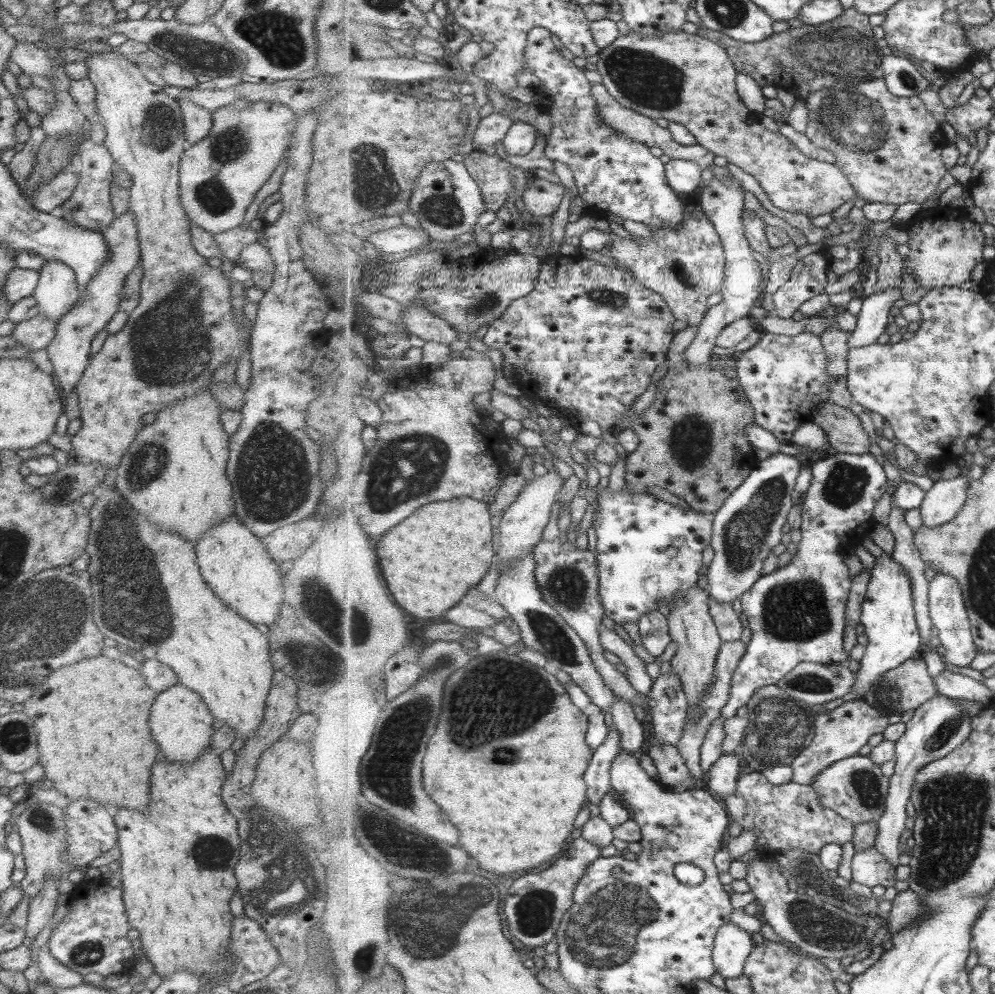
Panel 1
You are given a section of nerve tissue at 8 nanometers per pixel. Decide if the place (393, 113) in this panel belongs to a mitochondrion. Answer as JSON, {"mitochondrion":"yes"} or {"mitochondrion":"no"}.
{"mitochondrion":"no"}

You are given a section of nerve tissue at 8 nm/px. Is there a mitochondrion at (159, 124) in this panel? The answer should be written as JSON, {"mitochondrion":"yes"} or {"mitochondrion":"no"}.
{"mitochondrion":"yes"}

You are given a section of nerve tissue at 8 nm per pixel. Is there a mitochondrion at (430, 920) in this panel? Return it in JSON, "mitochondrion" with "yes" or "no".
{"mitochondrion":"yes"}

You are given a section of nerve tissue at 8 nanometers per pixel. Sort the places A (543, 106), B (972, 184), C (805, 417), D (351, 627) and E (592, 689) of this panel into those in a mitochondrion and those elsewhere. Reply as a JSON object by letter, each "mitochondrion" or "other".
{"A":"other","B":"other","C":"other","D":"mitochondrion","E":"other"}

